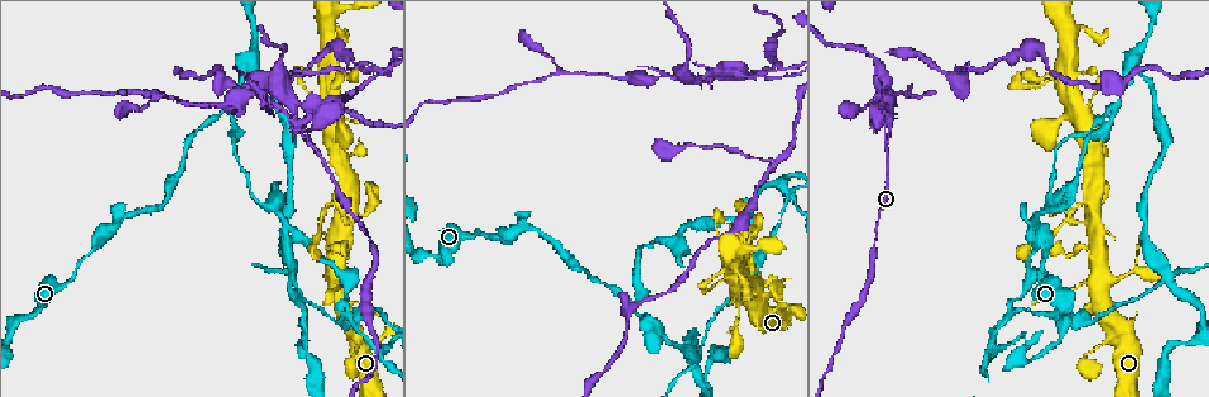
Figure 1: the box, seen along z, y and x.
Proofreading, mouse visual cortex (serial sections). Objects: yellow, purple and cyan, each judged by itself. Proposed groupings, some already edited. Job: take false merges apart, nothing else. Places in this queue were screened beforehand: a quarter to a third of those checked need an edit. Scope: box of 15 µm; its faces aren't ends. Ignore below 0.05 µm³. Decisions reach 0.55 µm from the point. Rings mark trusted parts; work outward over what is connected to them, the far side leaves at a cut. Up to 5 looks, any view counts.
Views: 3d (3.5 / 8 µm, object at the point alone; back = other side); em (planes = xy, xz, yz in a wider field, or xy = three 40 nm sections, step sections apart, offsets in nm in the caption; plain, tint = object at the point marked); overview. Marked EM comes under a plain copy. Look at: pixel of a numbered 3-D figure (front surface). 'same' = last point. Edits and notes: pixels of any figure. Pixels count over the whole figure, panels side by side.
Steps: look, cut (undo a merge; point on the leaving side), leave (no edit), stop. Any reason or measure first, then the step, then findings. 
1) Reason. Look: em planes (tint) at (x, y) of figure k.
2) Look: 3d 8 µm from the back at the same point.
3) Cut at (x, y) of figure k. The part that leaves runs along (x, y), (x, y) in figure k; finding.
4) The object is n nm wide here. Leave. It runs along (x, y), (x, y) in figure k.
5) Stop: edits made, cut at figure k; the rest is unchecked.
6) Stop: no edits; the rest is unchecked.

Branch point. Look: 3d 3.5 µm at (1116, 108) of figure 1.

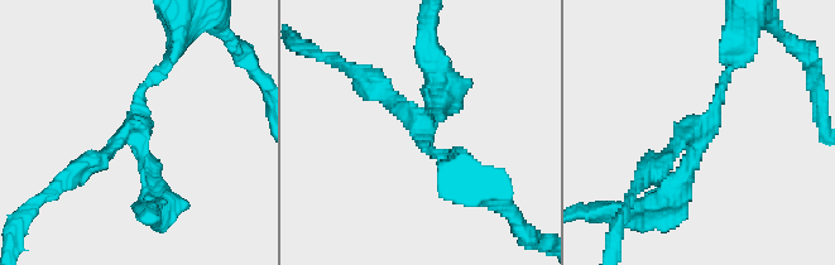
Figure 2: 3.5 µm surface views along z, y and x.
3 arms meet here; the arms are 150, 200, 250 nm wide; need the tissue. Look: em xy step 5 (tint) at (129, 126) of figure 2.

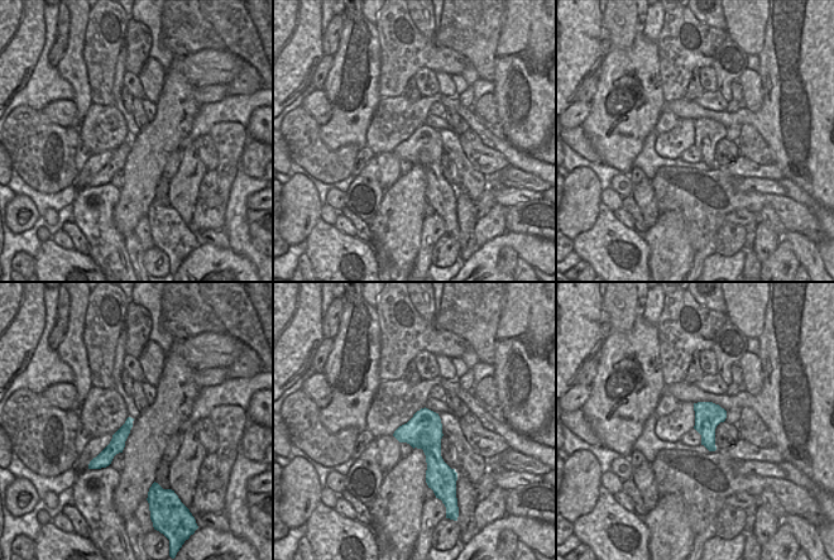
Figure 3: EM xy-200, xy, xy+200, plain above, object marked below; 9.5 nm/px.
Another direction. Look: em xy step 1 (tint) at the same point.

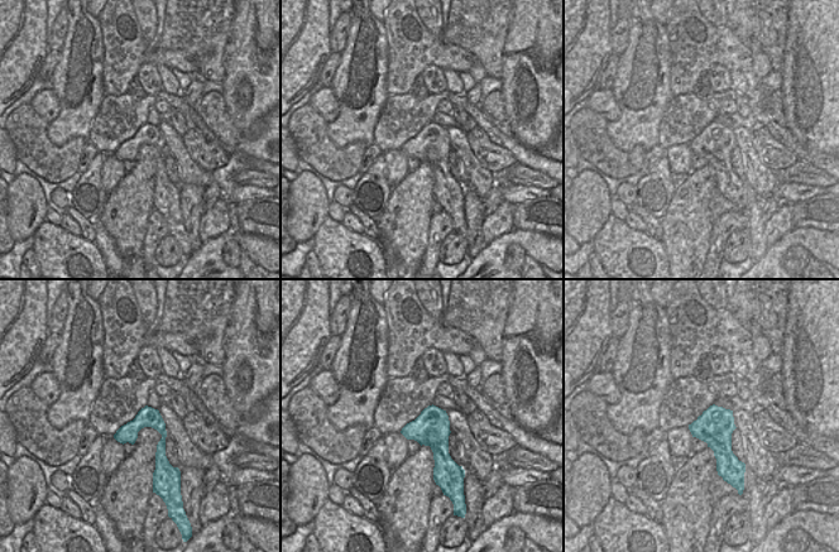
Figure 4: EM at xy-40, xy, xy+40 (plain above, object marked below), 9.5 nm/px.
Leave. It runs along (147, 409), (163, 432), (159, 471) in figure 4; continuous, no second cell.

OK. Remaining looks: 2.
Calibre changes. Look: 3d 3.5 µm at (331, 206) of figure 1.

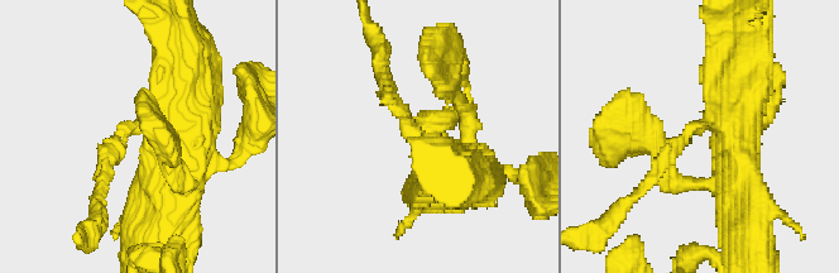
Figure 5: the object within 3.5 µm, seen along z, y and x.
The arms are 200, 500 nm wide. Look: em xy step 5 (tint) at (138, 128) of figure 5.

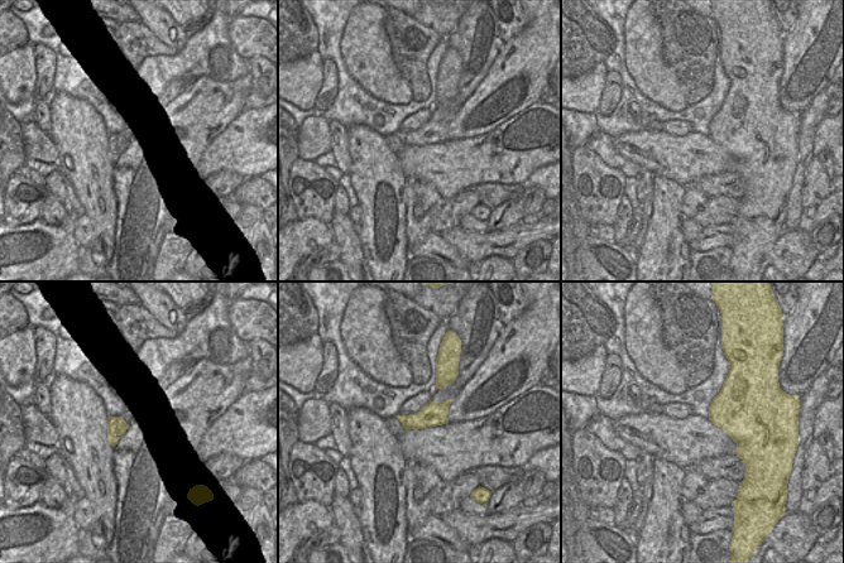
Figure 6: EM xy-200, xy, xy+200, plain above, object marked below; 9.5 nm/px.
The object is 240 nm wide here. Leave. It runs along (465, 169), (407, 128), (383, 82) in figure 5; all the same cell.

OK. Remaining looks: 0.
Stop: no edits; the rest is unchecked.

